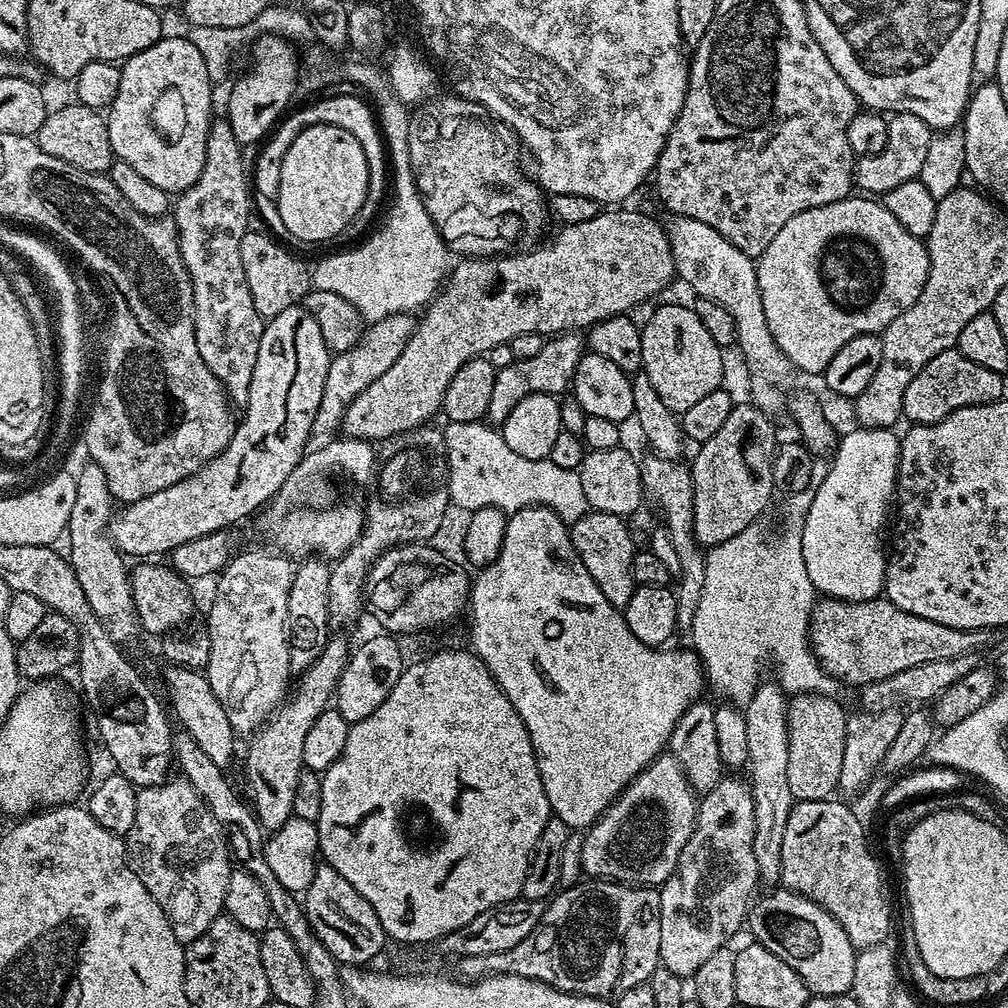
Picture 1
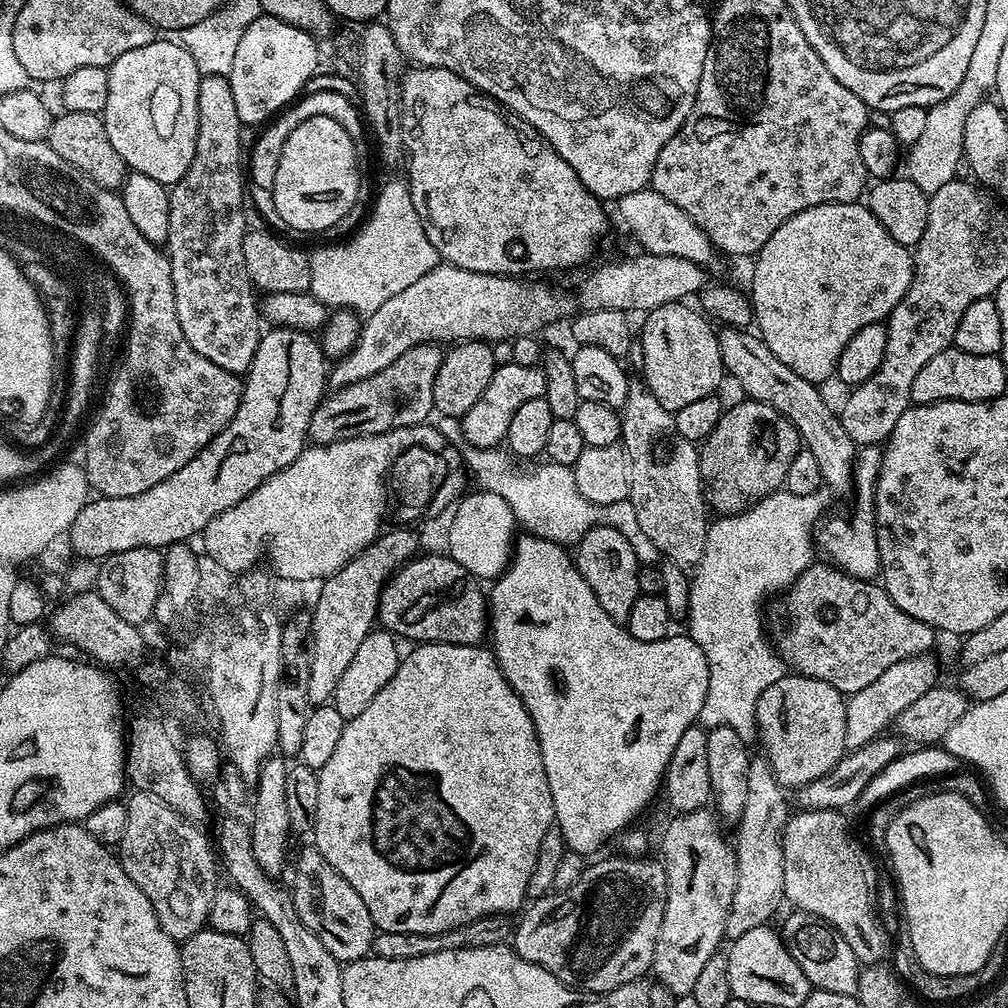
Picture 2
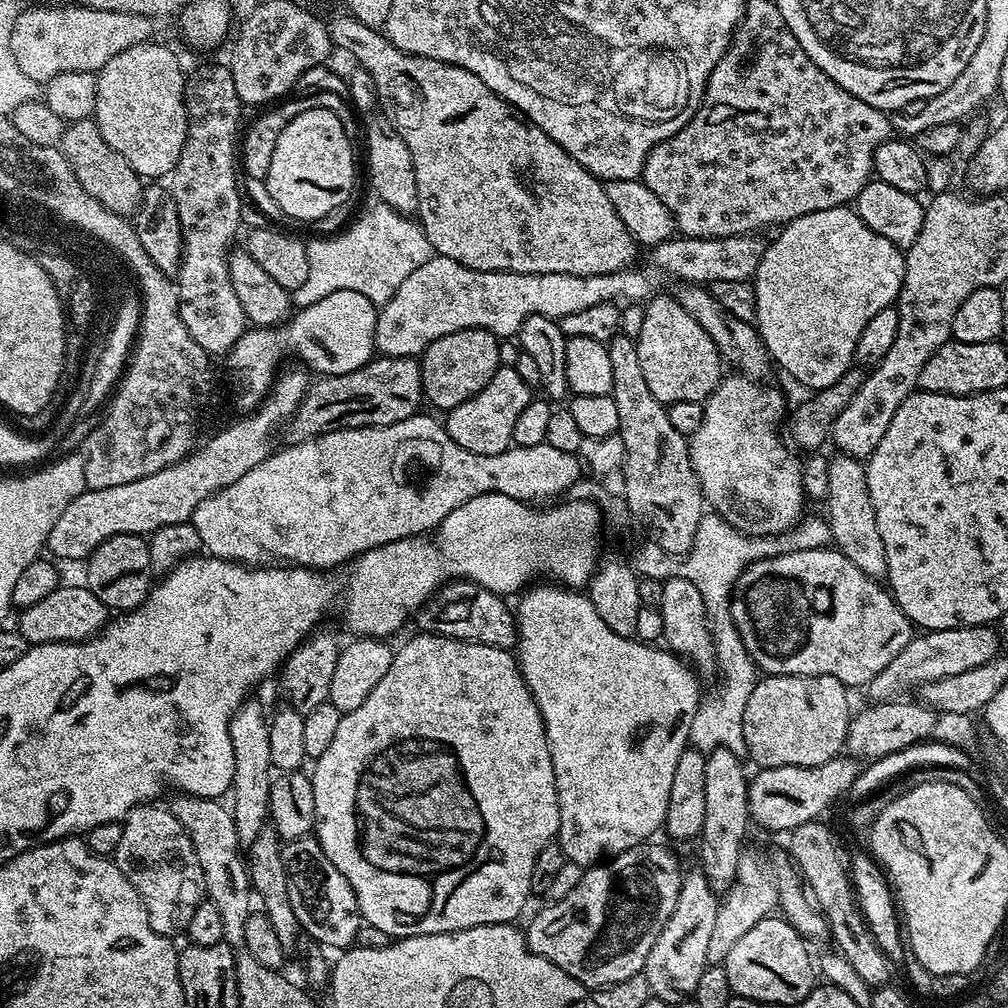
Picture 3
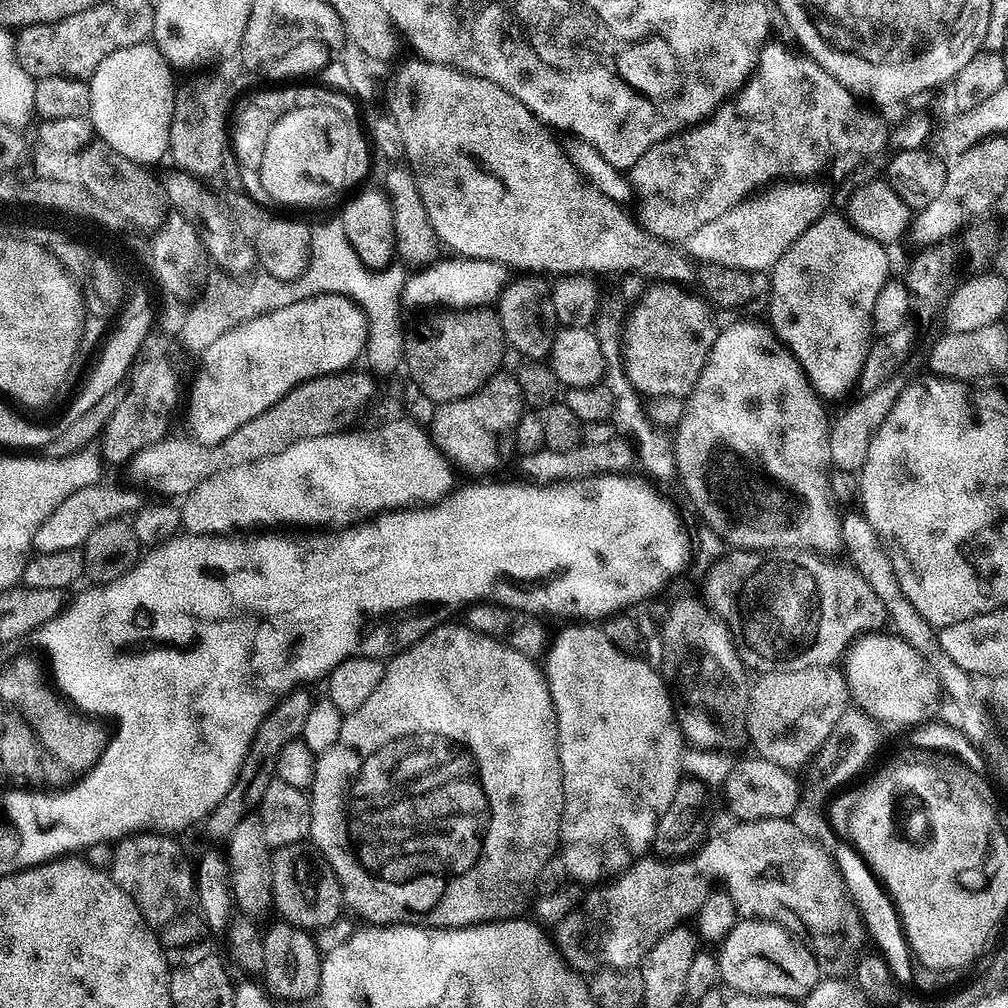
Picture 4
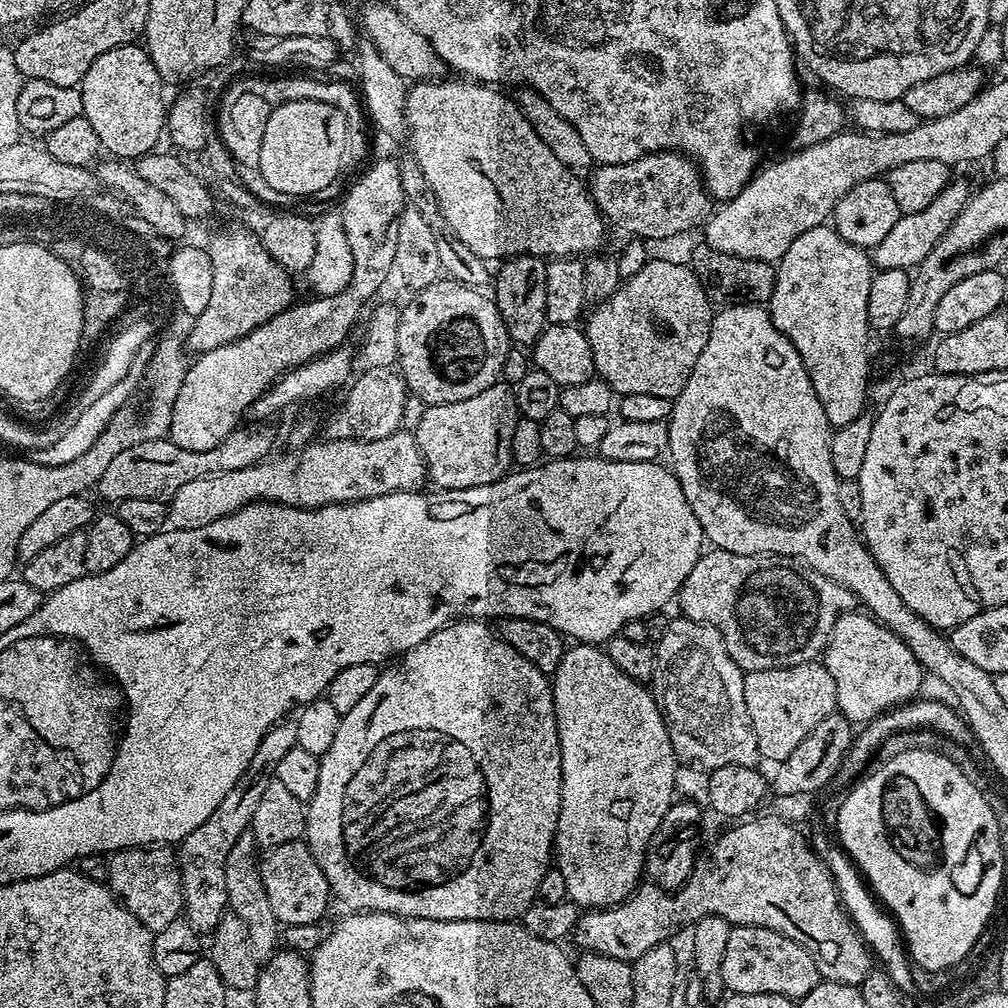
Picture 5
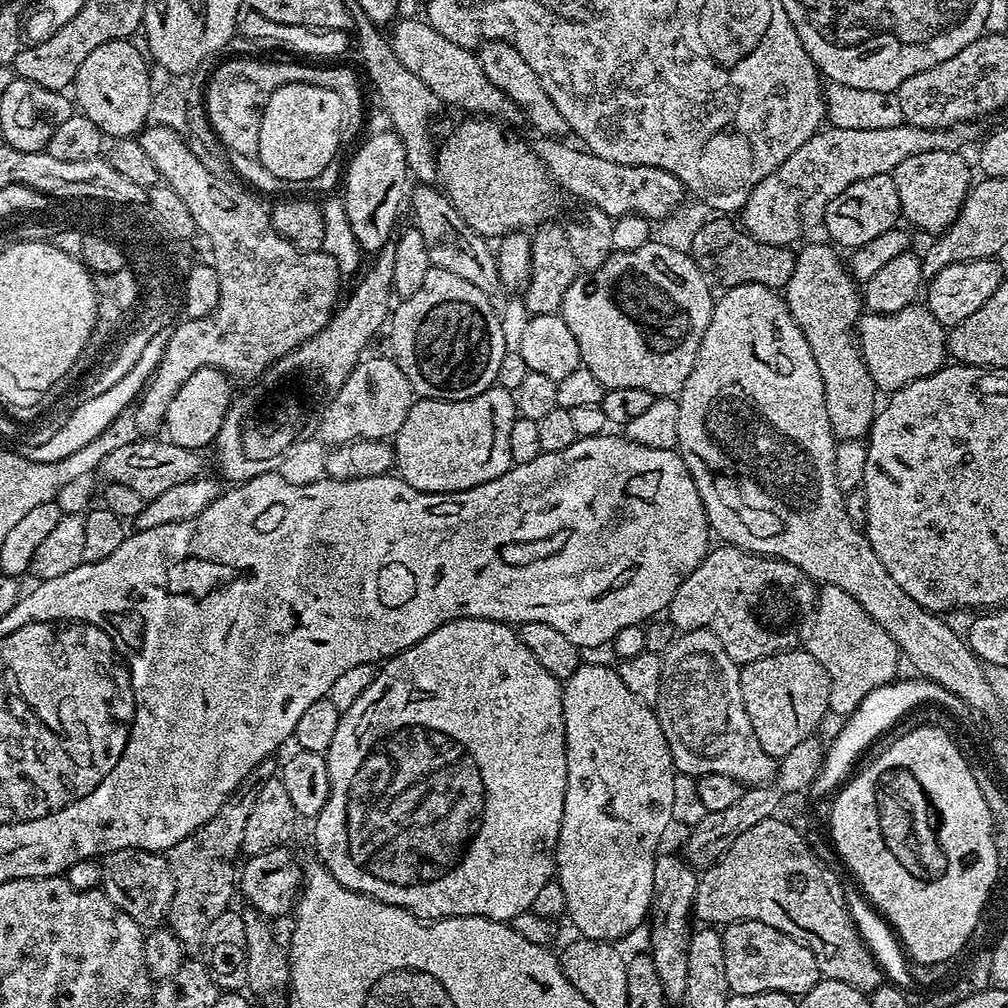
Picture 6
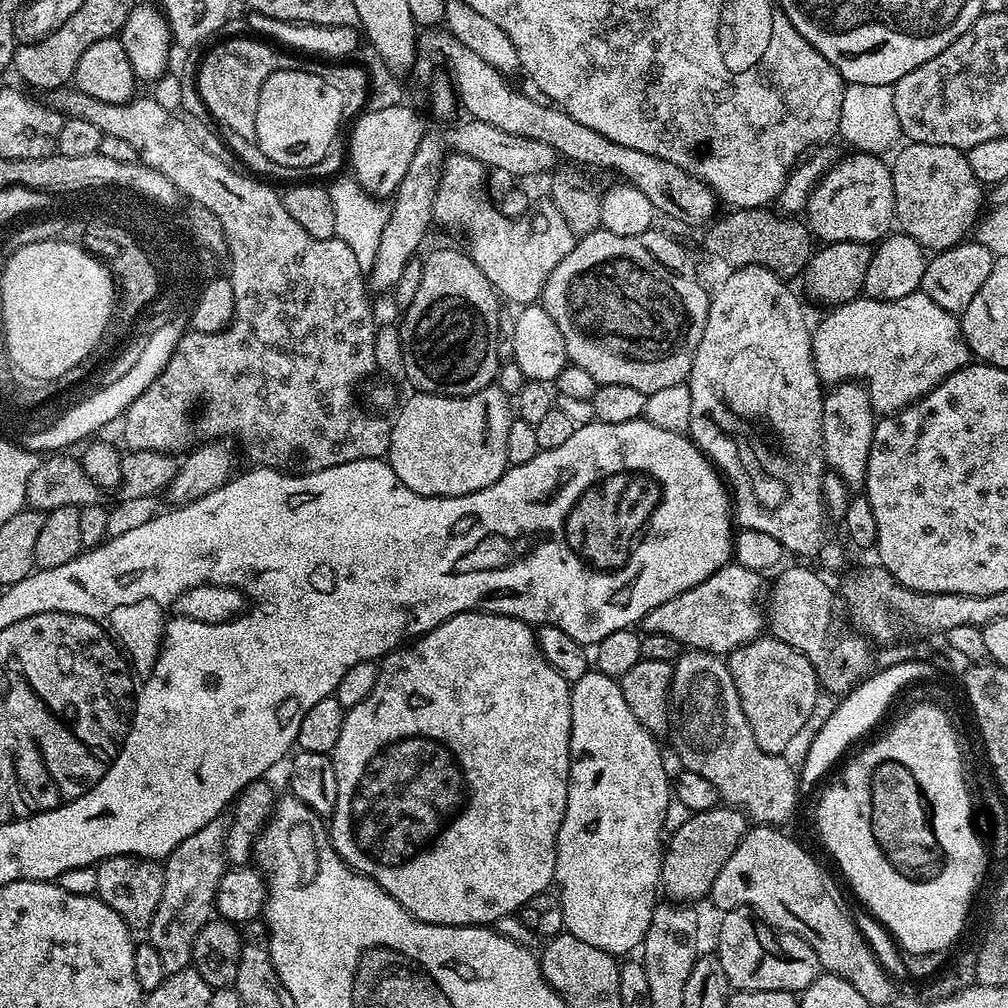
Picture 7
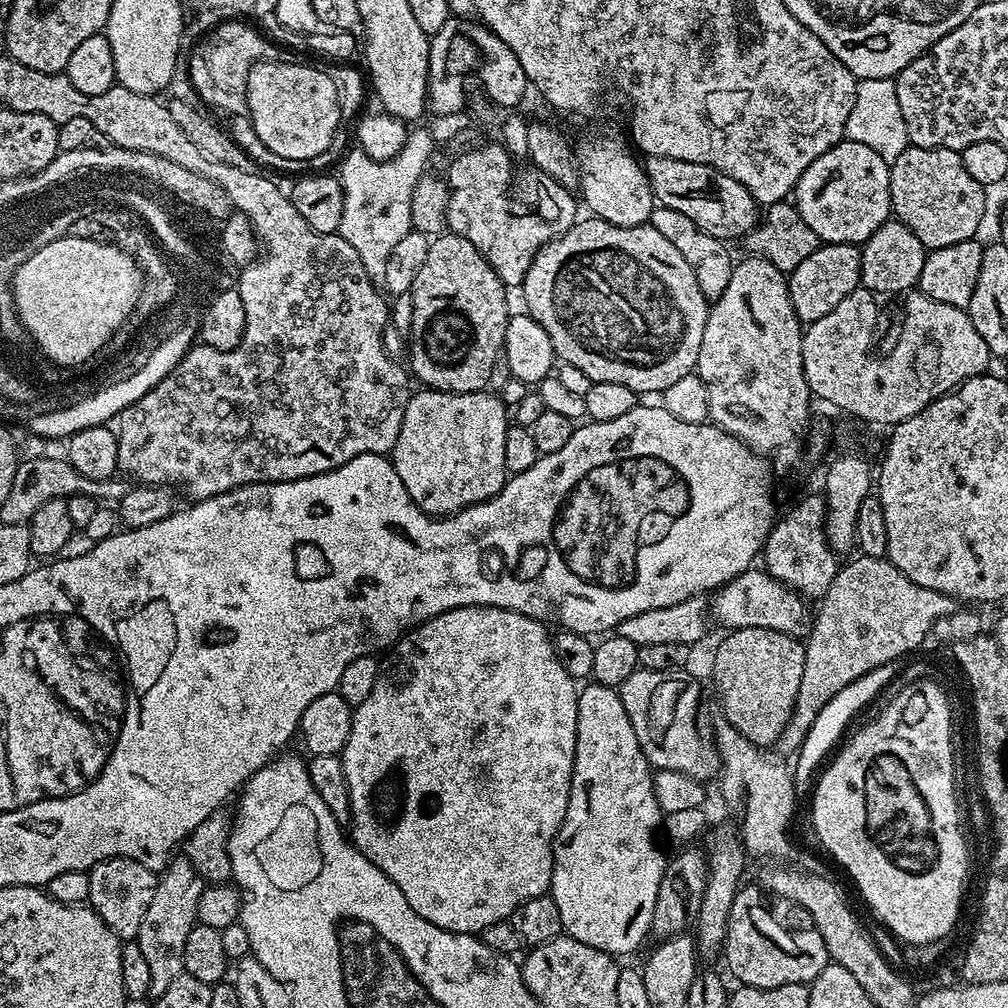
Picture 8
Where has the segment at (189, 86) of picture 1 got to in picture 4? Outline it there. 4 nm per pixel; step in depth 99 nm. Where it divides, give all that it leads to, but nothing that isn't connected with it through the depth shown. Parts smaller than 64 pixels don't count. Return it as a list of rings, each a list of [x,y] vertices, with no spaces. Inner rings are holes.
[[[145,42],[138,46],[126,46],[126,50],[114,50],[114,54],[110,54],[110,58],[98,62],[98,66],[92,72],[91,76],[87,77],[88,89],[90,90],[90,110],[87,117],[92,121],[92,131],[103,143],[109,144],[115,152],[122,154],[122,158],[130,158],[136,164],[145,166],[153,166],[160,159],[169,155],[168,147],[170,146],[170,126],[174,118],[174,102],[176,101],[176,89],[178,87],[178,80],[175,80],[174,69],[164,60],[162,54],[152,42]]]

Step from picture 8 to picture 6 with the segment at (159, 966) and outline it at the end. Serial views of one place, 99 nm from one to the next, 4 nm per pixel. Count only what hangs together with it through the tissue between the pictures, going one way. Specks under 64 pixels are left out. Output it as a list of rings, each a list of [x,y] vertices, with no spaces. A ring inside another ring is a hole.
[[[269,758],[254,766],[250,774],[222,802],[222,810],[210,818],[194,834],[182,838],[178,846],[168,849],[168,865],[174,874],[174,898],[170,902],[166,927],[182,942],[185,953],[196,954],[204,947],[206,930],[218,918],[218,914],[229,911],[232,895],[238,892],[238,861],[242,853],[242,834],[246,834],[246,818],[254,811],[254,802],[267,780],[278,772],[275,759]]]

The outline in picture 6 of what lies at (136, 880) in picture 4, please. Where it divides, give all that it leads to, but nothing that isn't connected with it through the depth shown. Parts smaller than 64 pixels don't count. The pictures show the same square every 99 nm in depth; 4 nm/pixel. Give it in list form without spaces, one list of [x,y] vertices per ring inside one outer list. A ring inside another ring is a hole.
[[[141,848],[114,850],[100,860],[102,866],[102,890],[138,926],[145,930],[159,928],[168,919],[170,902],[174,898],[174,874],[168,865],[167,855],[147,852]]]

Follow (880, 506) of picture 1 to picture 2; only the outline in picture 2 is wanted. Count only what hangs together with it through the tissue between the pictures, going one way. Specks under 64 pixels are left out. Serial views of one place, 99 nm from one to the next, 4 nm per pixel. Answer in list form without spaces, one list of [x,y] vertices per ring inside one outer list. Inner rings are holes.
[[[864,446],[857,451],[852,476],[856,501],[852,504],[852,513],[849,516],[829,515],[821,519],[814,533],[815,547],[828,555],[825,556],[827,563],[859,580],[875,581],[880,576],[880,555],[876,541],[876,483],[883,457],[883,451],[876,446]]]

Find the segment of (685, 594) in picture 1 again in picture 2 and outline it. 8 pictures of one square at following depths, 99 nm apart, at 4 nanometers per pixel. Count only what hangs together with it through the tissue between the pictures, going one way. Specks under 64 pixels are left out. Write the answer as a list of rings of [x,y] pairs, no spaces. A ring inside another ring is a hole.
[[[629,379],[626,402],[624,407],[619,409],[619,413],[622,422],[622,443],[630,454],[630,499],[634,506],[634,514],[638,514],[638,523],[646,533],[646,538],[654,542],[664,560],[674,562],[686,573],[695,573],[696,567],[702,562],[702,554],[706,554],[706,534],[710,523],[710,509],[704,495],[704,479],[700,473],[700,449],[693,441],[678,434],[675,415],[667,412],[662,402],[654,398],[643,379]]]

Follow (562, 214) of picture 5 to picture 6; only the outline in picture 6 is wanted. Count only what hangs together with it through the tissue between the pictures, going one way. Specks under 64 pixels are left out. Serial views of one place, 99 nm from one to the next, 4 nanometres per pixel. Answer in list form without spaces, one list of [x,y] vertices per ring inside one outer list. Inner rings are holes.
[[[464,118],[441,144],[439,141],[435,153],[435,169],[443,191],[469,226],[485,238],[501,238],[508,232],[543,225],[552,212],[554,183],[543,160],[531,143],[519,140],[504,128],[507,127],[495,118]]]

